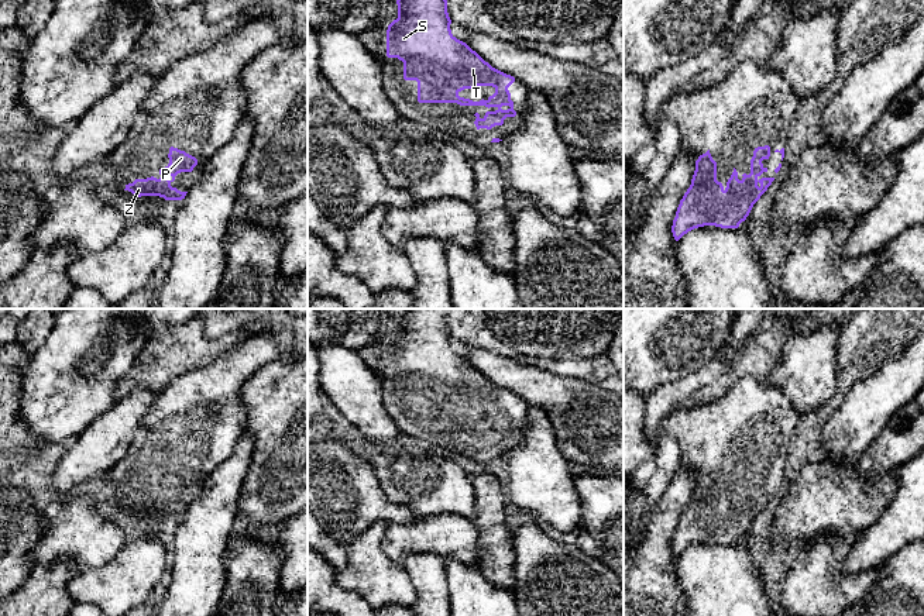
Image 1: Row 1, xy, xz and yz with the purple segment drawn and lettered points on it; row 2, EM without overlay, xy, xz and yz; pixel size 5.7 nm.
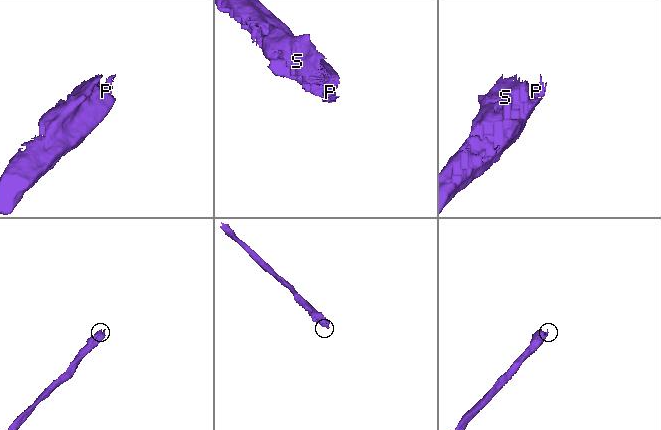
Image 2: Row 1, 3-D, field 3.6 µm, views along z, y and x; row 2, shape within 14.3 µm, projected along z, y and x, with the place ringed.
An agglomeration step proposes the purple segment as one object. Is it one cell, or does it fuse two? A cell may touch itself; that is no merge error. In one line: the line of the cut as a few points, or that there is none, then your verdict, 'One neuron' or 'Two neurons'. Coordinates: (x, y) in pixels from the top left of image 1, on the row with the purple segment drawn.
No split. One neuron

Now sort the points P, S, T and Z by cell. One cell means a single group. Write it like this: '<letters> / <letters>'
P S T Z

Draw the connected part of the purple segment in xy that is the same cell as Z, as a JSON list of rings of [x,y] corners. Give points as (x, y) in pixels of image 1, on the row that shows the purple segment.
[[[171,147],[169,148],[169,164],[159,169],[161,178],[154,176],[147,179],[135,179],[133,183],[126,185],[124,190],[131,192],[134,196],[159,196],[165,200],[182,200],[188,192],[181,192],[172,187],[171,183],[175,176],[181,172],[192,172],[197,165],[197,159],[185,151]]]

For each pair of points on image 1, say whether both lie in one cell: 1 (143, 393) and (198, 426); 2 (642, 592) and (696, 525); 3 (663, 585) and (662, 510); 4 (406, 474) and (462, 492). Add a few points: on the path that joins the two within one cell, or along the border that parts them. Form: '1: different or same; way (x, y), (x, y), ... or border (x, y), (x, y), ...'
1: different; border (155, 395), (136, 427)
2: different; border (679, 520), (672, 541), (672, 551), (676, 557)
3: same; way (660, 567), (660, 529)
4: same; way (421, 479), (430, 485), (447, 488)

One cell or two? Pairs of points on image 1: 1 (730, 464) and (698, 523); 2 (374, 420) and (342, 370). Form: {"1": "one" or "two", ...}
{"1": "one", "2": "one"}

